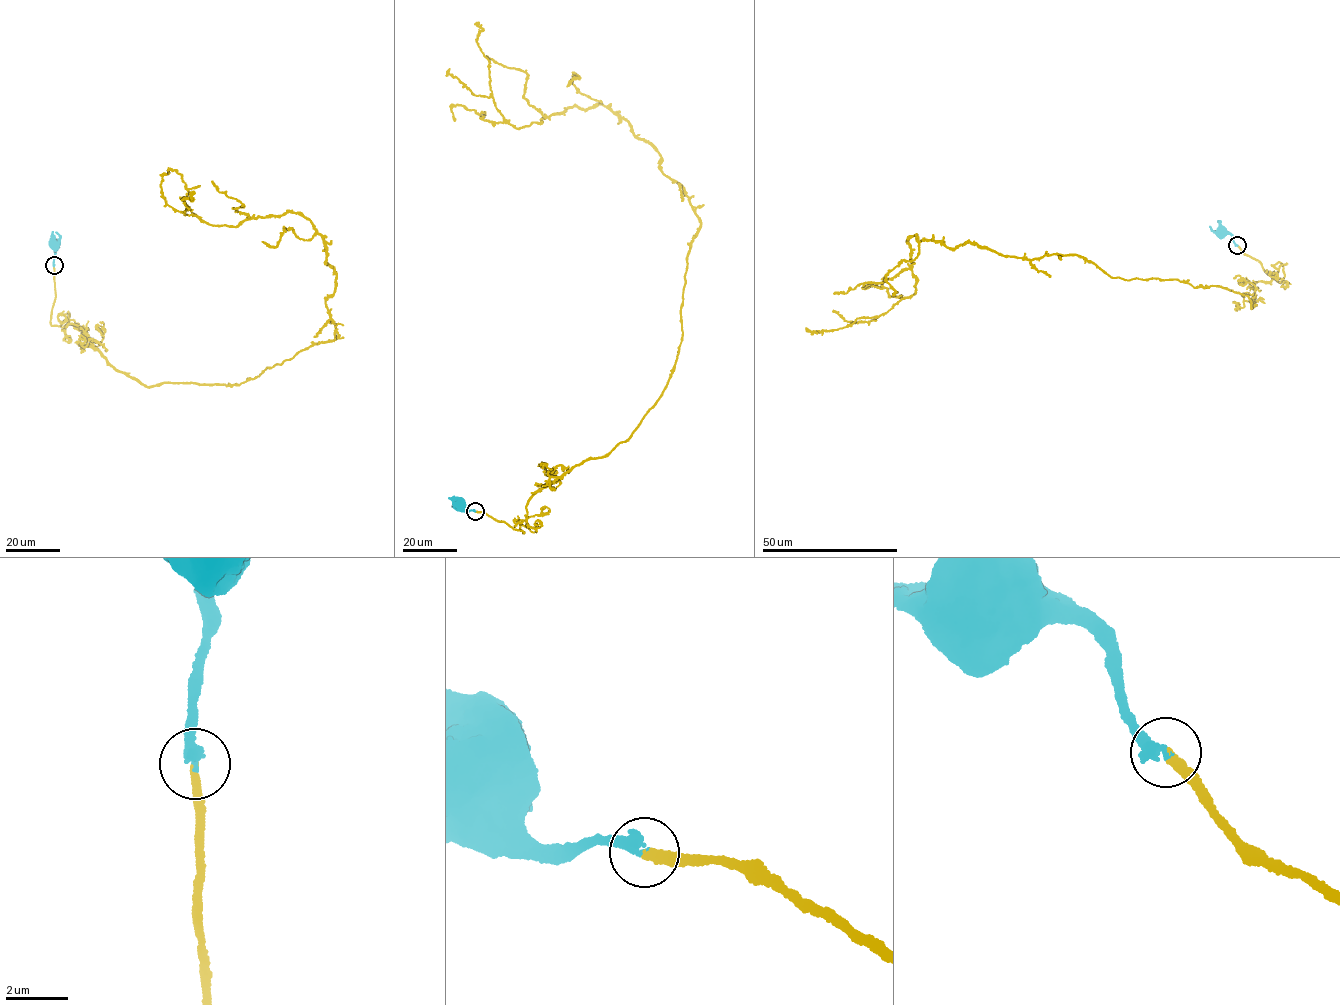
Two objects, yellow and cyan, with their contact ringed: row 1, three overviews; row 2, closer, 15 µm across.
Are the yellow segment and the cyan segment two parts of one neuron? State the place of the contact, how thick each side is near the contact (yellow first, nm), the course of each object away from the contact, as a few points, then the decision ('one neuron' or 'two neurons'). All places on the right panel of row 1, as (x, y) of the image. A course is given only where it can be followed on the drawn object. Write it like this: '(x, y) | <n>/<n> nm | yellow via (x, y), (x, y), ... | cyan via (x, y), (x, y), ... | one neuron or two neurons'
(1237, 245) | 280/400 nm | yellow via (1237, 245), (1284, 273), (1255, 283), (1251, 308), (1073, 254), (915, 235), (915, 294), (805, 328) | cyan via (1237, 245), (1232, 236), (1221, 231) | one neuron

